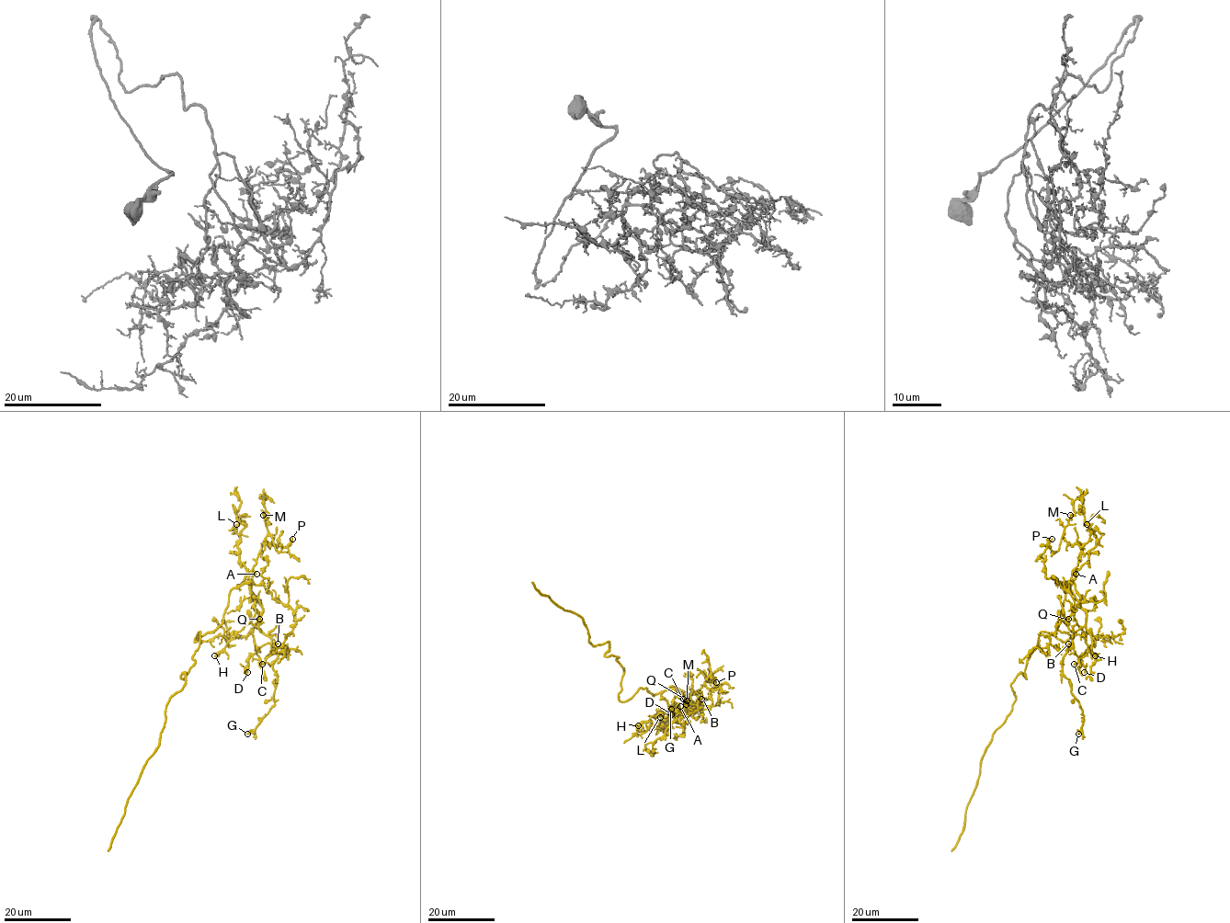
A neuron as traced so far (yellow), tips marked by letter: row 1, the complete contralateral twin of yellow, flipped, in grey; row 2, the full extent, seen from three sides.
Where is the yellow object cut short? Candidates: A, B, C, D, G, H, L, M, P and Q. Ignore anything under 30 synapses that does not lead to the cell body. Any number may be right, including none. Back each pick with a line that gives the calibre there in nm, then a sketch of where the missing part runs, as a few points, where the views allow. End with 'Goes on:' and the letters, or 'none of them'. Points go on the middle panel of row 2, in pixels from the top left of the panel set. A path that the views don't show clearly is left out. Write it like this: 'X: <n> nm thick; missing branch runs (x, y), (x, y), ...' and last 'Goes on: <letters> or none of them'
D: 200 nm thick; missing branch runs (671, 714), (671, 721), (659, 734), (653, 734), (639, 747), (637, 753), (643, 756)
Goes on: D

